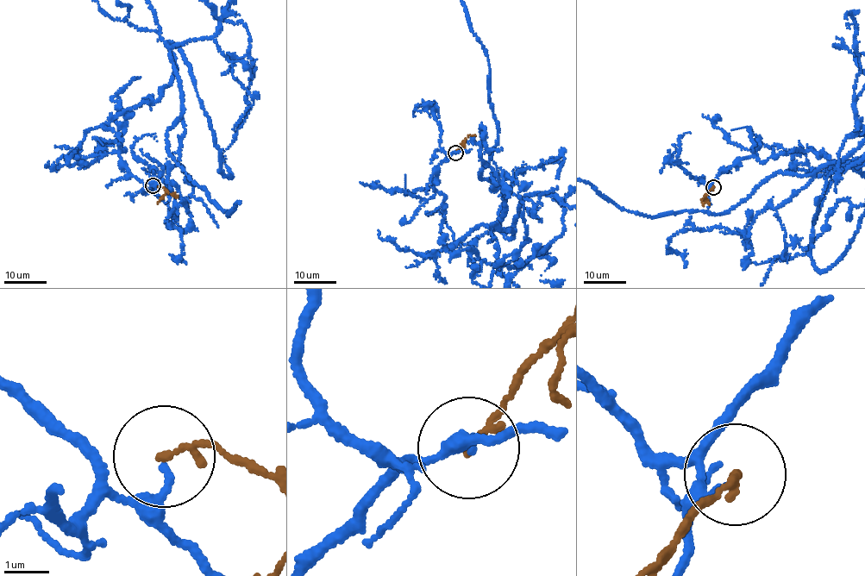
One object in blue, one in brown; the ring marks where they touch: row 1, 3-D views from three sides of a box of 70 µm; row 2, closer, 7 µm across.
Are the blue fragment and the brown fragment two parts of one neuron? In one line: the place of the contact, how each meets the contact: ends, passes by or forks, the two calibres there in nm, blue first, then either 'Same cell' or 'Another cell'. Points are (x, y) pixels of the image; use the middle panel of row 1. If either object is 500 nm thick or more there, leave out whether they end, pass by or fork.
Place: (455, 153). At the ring blue ends. At the ring brown ends. Thickness 130 nm (blue) against 150 nm. Another cell

